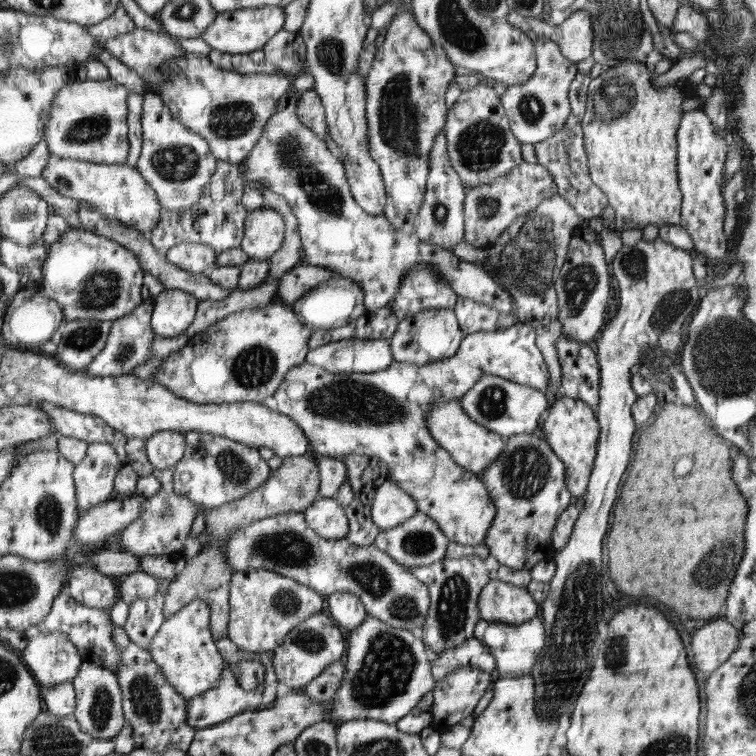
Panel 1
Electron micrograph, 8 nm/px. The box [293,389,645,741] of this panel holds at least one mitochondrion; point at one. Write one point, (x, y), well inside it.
(563, 666)

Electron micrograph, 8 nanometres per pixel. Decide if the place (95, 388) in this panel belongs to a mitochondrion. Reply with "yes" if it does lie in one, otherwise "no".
no

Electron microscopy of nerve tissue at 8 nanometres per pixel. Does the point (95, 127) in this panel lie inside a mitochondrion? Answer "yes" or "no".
yes

